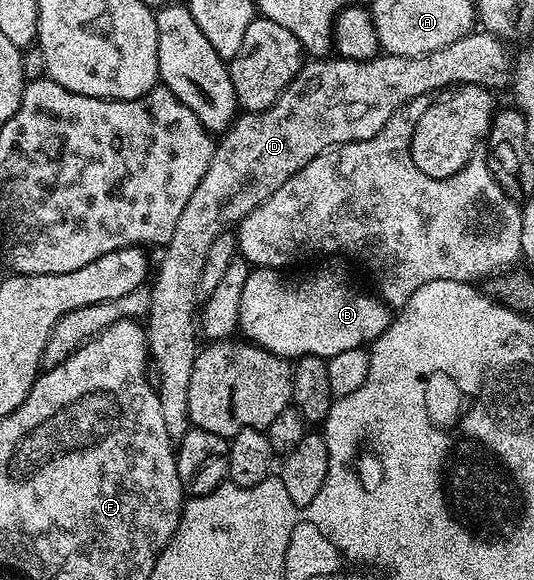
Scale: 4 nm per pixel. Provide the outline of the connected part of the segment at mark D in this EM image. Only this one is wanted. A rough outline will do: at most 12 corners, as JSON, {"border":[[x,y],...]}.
{"border":[[473,31],[432,53],[311,59],[218,138],[149,285],[165,431],[192,428],[209,243],[406,101],[513,77]]}

